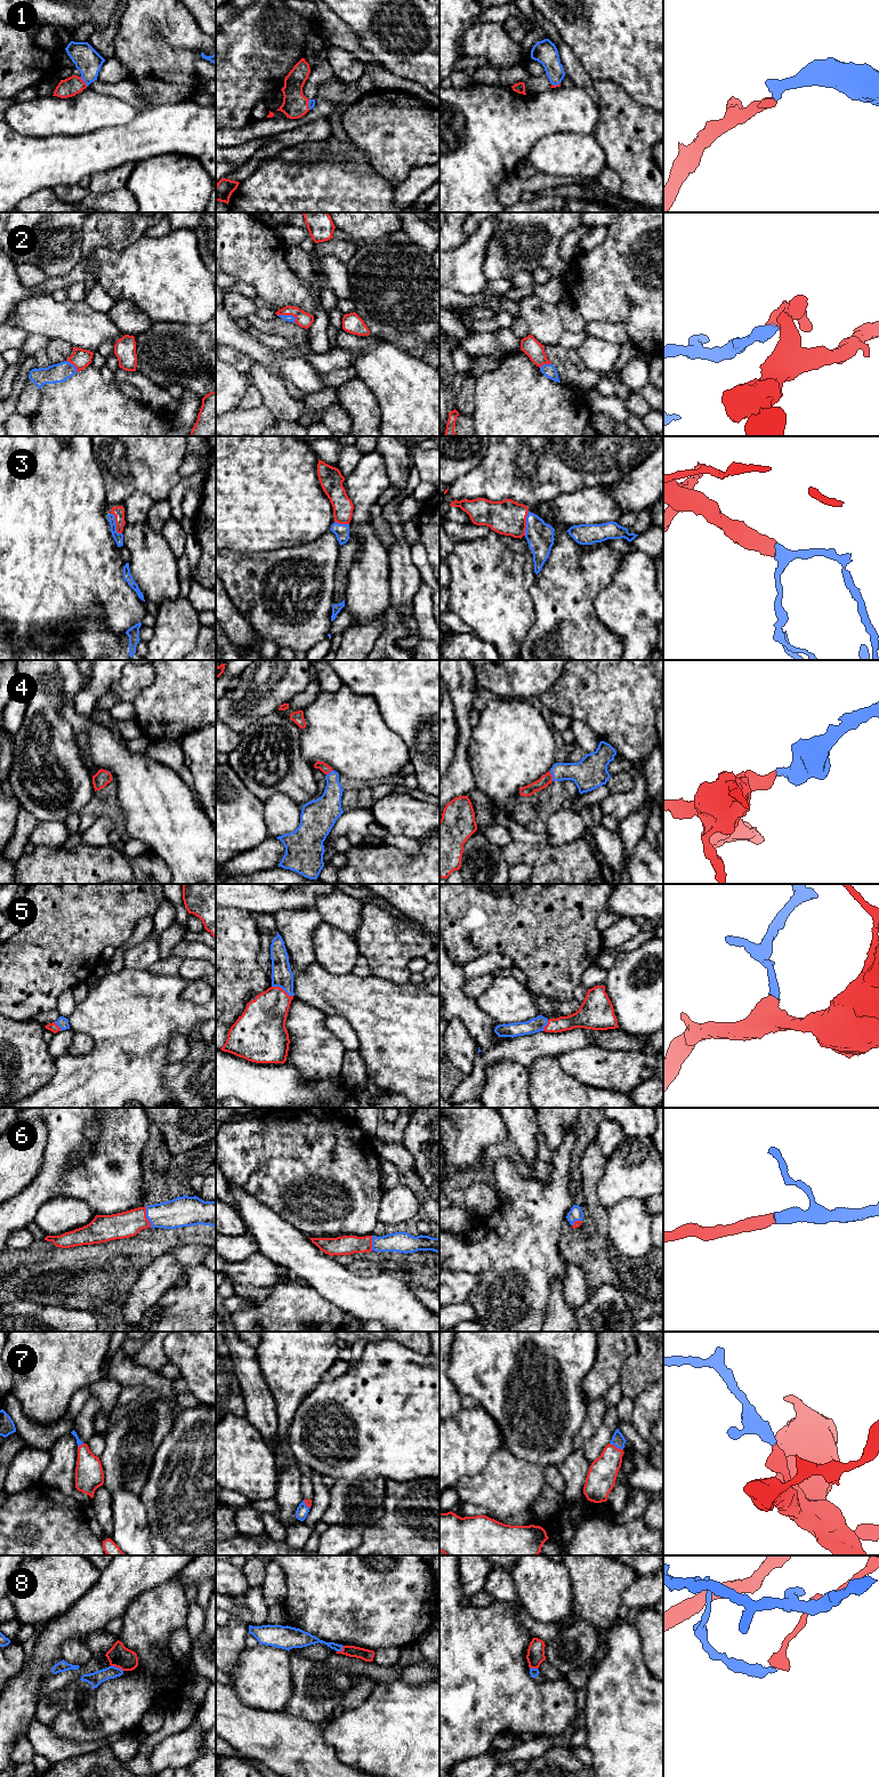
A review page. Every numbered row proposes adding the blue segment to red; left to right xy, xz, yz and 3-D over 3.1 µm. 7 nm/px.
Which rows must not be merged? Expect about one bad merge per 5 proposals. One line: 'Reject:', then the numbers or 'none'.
Reject: 8

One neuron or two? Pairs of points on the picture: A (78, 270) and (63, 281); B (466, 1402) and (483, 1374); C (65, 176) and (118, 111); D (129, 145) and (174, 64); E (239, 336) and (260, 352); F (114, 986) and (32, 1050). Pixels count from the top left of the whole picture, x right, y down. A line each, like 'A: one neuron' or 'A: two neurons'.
A: one neuron
B: two neurons
C: two neurons
D: two neurons
E: one neuron
F: two neurons

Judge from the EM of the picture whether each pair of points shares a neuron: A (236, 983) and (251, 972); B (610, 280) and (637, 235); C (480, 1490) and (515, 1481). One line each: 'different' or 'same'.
A: same
B: same
C: same

